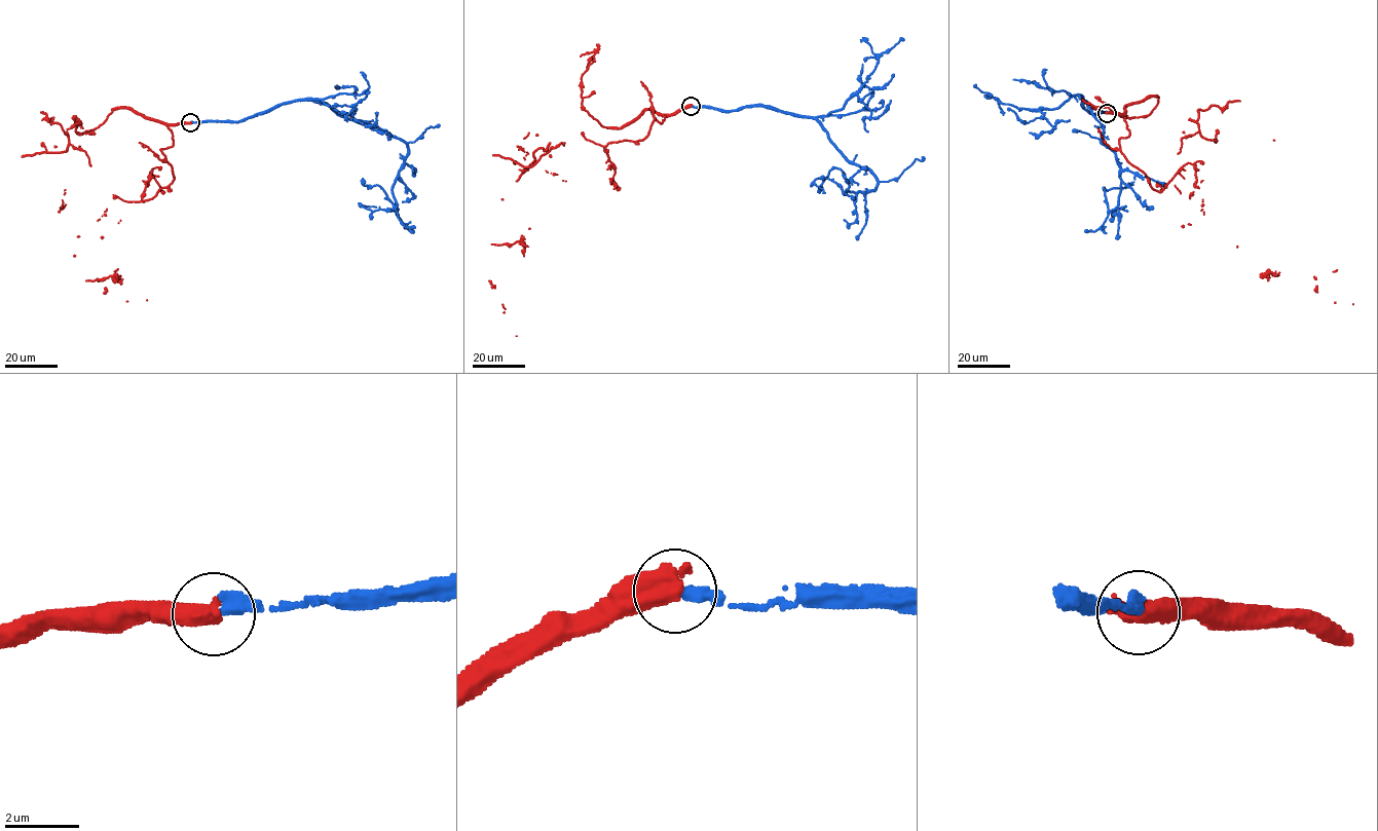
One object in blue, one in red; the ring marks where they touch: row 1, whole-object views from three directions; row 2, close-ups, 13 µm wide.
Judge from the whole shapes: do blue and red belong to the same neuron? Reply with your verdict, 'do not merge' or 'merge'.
do not merge

